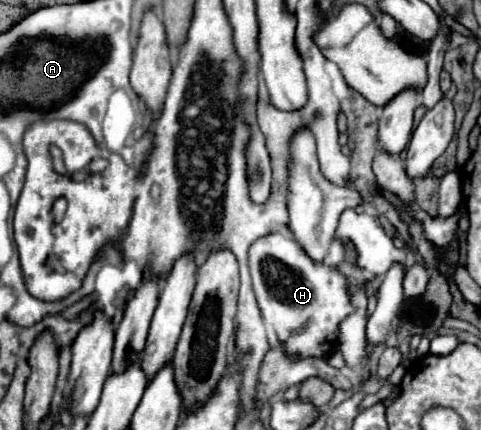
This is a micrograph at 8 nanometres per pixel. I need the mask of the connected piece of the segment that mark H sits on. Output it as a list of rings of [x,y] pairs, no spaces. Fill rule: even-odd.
[[[281,233],[265,235],[251,245],[249,269],[261,315],[275,331],[287,357],[329,357],[339,345],[339,321],[351,313],[347,277],[331,265],[311,261],[295,239]]]

